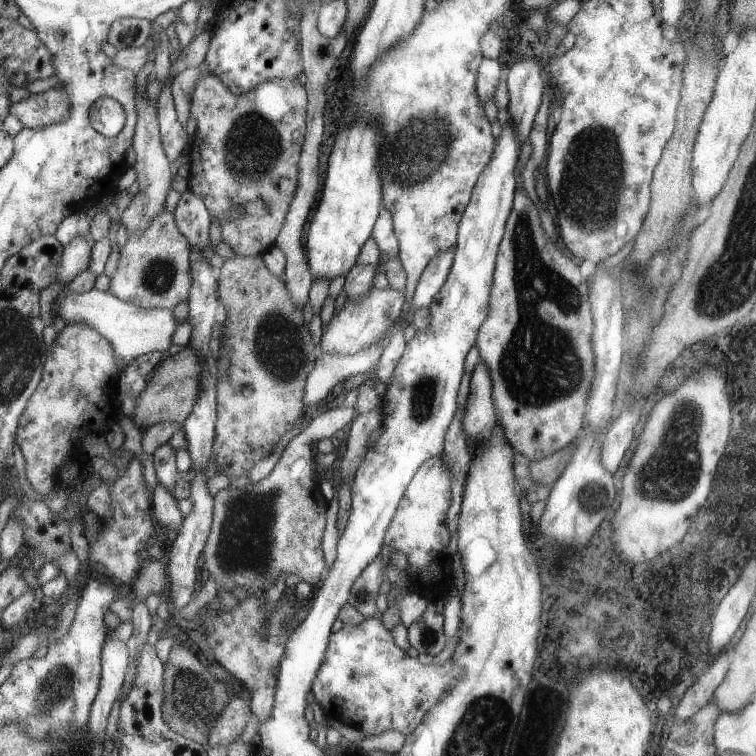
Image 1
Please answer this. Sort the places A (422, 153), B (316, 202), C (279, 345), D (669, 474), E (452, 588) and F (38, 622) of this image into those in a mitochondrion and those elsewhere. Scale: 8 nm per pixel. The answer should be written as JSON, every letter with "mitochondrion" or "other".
{"A":"mitochondrion","B":"other","C":"mitochondrion","D":"mitochondrion","E":"other","F":"other"}

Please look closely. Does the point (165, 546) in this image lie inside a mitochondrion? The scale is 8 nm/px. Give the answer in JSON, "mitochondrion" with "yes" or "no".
{"mitochondrion":"no"}

